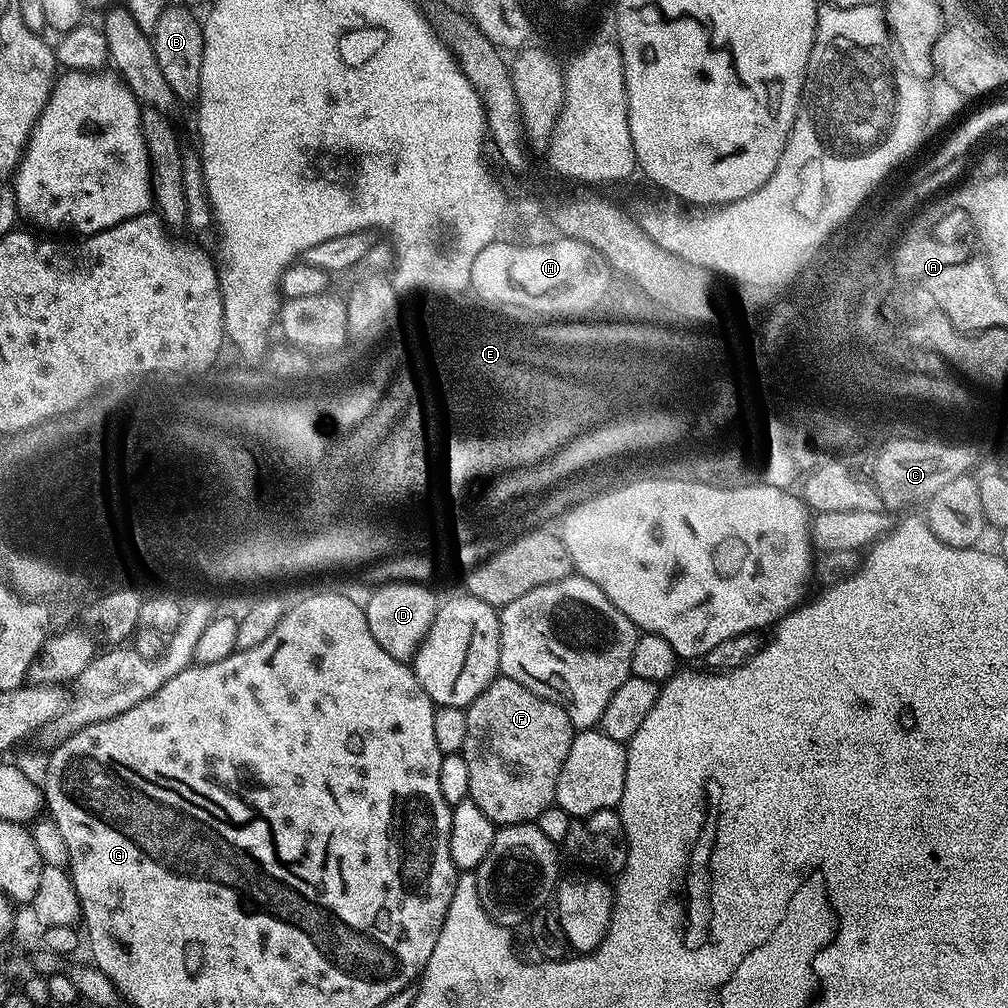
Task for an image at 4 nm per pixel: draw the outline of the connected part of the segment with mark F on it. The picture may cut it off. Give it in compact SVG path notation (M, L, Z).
M501 675L492 681L474 702L469 704L466 718L466 742L462 755L470 770L470 799L497 826L534 822L542 810L551 806L556 798L558 774L570 754L574 729L566 710L514 682L509 676Z

